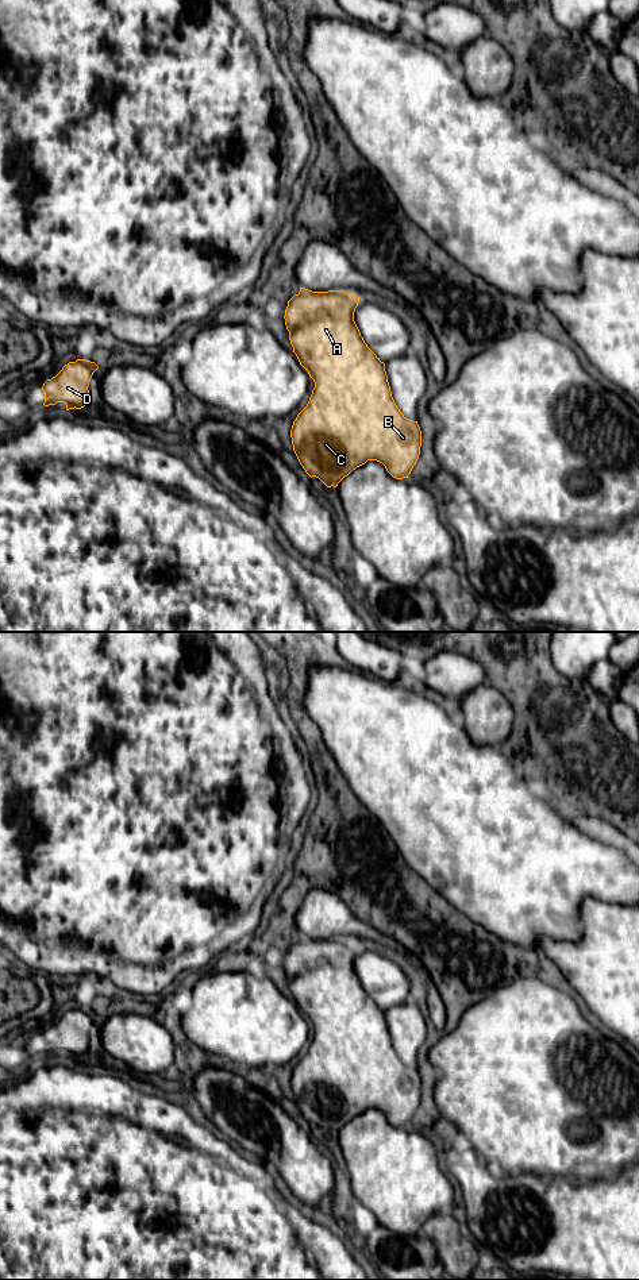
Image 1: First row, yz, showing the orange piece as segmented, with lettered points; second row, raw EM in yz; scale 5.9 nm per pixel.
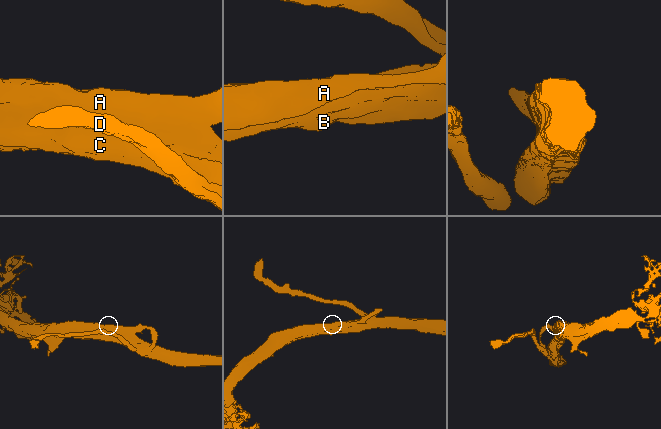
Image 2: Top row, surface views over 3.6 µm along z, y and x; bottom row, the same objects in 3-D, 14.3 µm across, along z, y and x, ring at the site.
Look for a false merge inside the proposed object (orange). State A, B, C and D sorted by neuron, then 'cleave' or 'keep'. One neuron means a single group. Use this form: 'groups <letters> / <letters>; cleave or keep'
groups A B C D; keep

